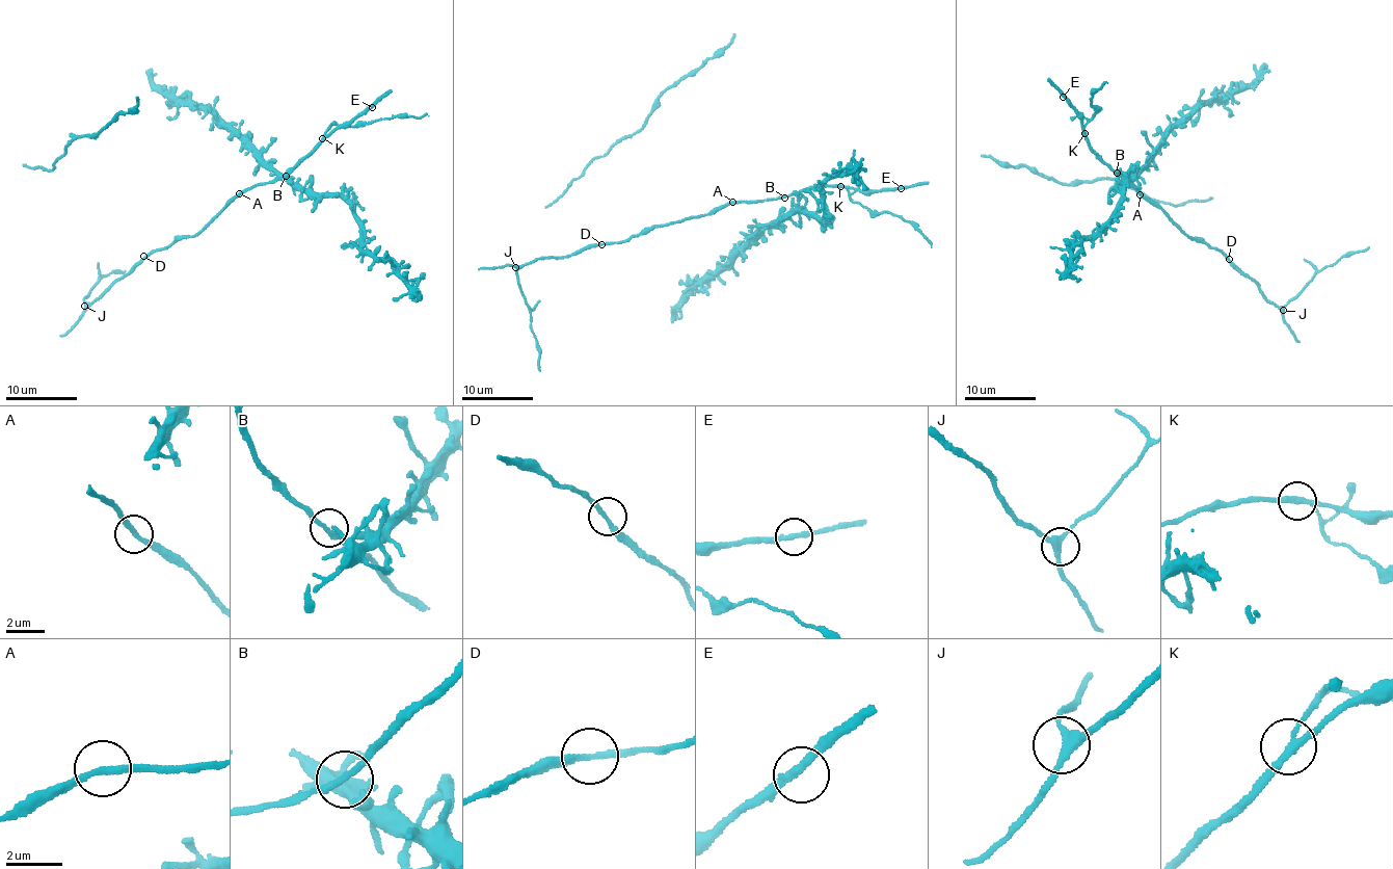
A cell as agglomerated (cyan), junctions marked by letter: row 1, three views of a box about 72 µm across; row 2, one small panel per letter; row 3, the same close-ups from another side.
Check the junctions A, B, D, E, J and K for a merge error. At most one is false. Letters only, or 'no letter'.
K

